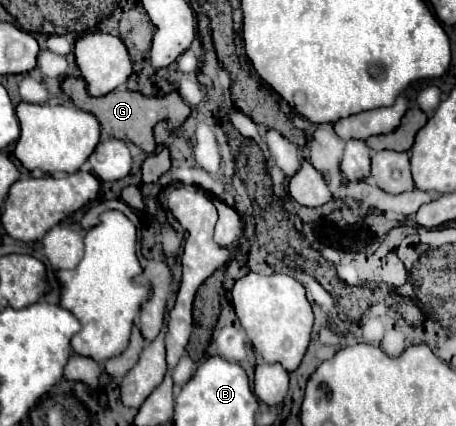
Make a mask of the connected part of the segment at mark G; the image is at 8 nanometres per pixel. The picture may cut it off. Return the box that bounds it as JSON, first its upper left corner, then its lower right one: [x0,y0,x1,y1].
[63,77,189,153]

